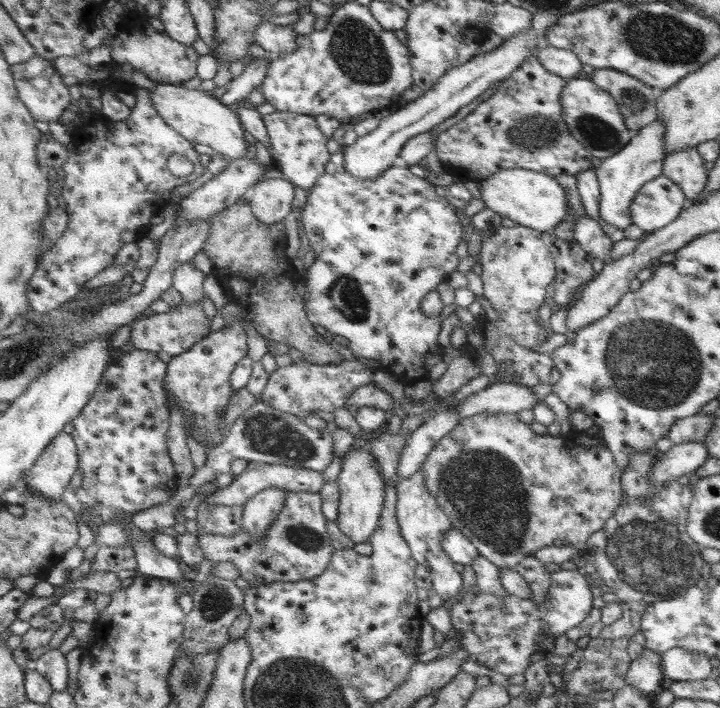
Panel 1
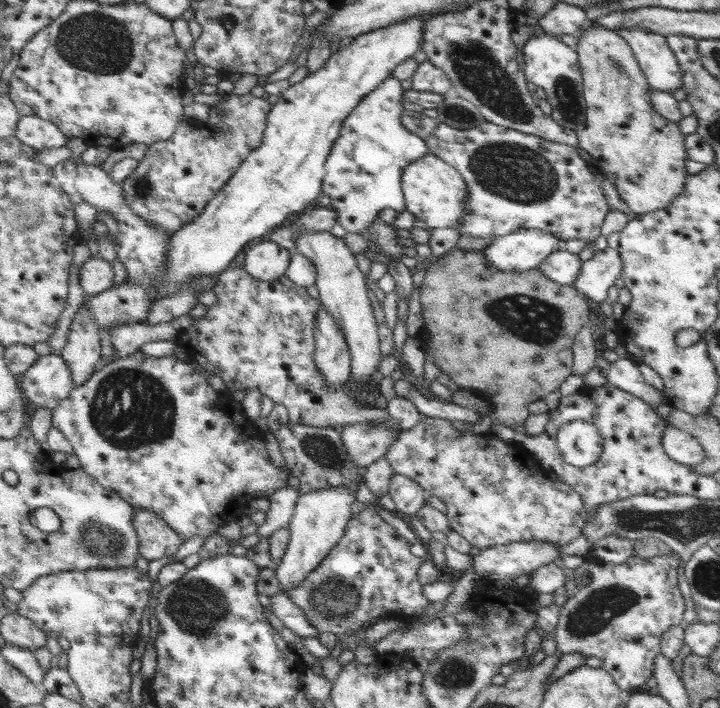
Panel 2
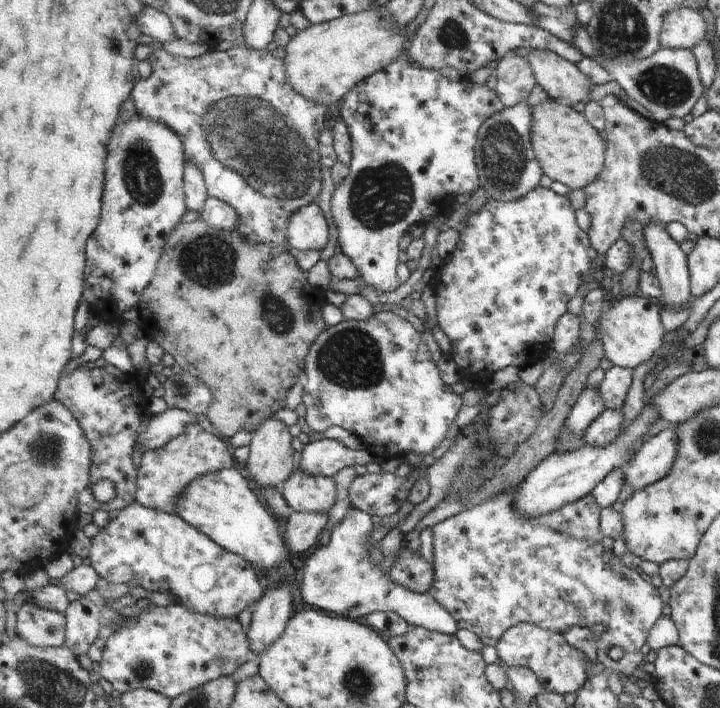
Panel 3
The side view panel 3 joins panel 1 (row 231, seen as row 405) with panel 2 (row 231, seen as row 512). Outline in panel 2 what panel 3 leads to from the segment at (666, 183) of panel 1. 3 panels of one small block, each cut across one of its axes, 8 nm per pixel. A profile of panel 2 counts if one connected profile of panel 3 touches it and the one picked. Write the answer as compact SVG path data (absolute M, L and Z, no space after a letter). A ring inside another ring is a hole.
M523 228L519 232L493 238L483 250L485 260L501 272L535 270L551 252L561 250L563 242L547 230Z

